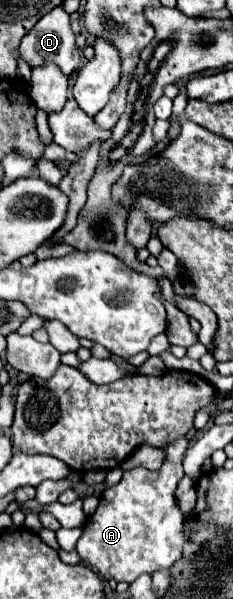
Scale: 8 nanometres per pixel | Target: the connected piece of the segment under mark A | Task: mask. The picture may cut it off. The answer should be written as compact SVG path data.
M187 437L171 439L171 443L163 447L165 461L159 471L149 471L145 467L123 471L121 481L101 493L97 511L83 525L77 553L81 561L93 567L103 579L133 583L141 573L153 575L181 559L187 539L183 535L183 513L177 505L175 489L185 475L182 461L187 447Z

